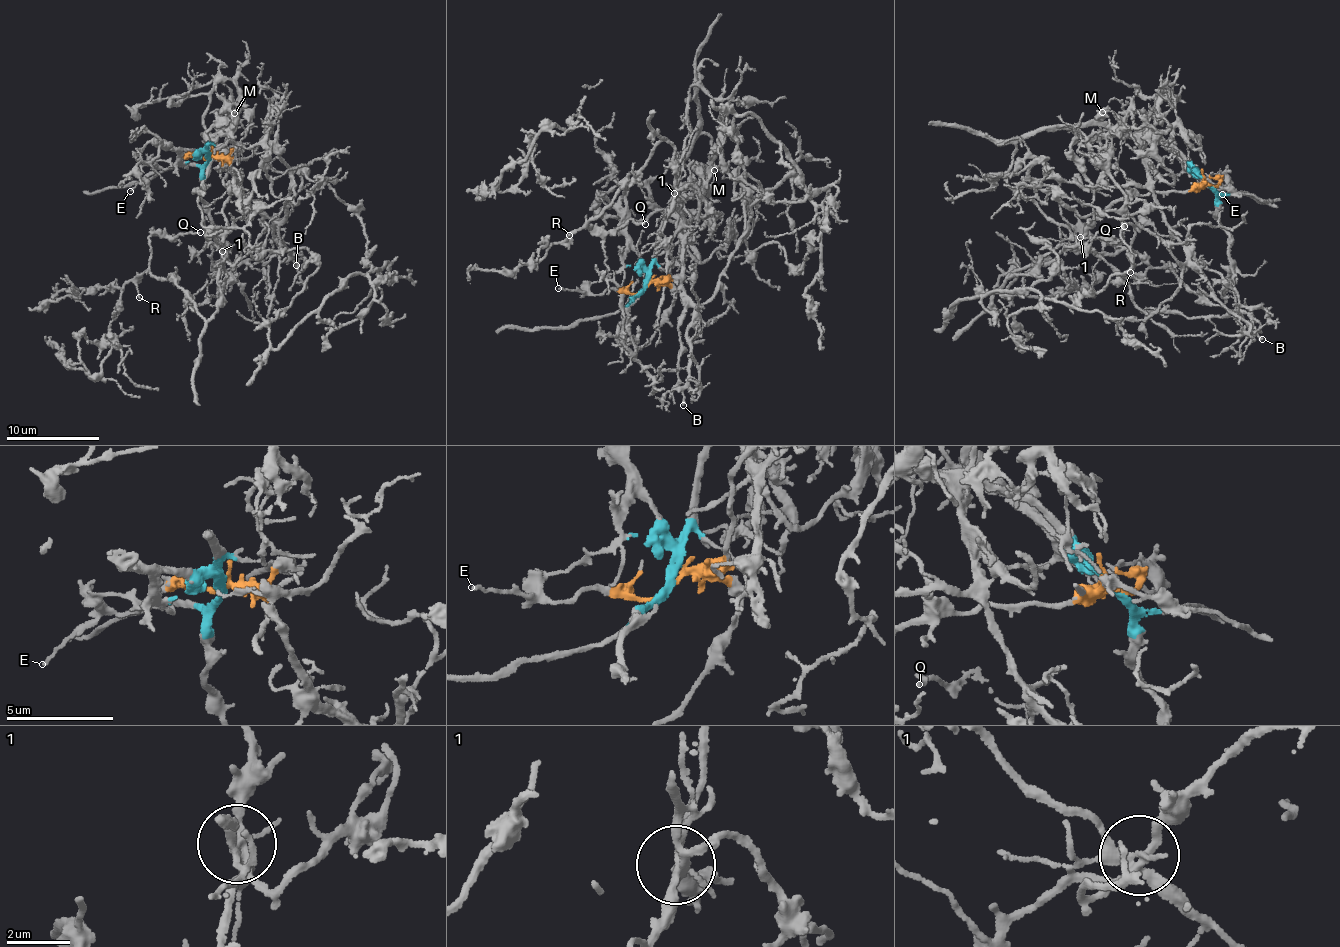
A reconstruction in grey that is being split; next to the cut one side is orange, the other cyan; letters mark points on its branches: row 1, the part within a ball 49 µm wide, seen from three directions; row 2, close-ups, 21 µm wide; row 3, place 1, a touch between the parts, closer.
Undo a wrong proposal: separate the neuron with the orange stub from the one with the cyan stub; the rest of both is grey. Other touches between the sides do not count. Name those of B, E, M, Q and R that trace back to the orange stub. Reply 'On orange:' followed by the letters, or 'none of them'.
On orange: E, Q, R

